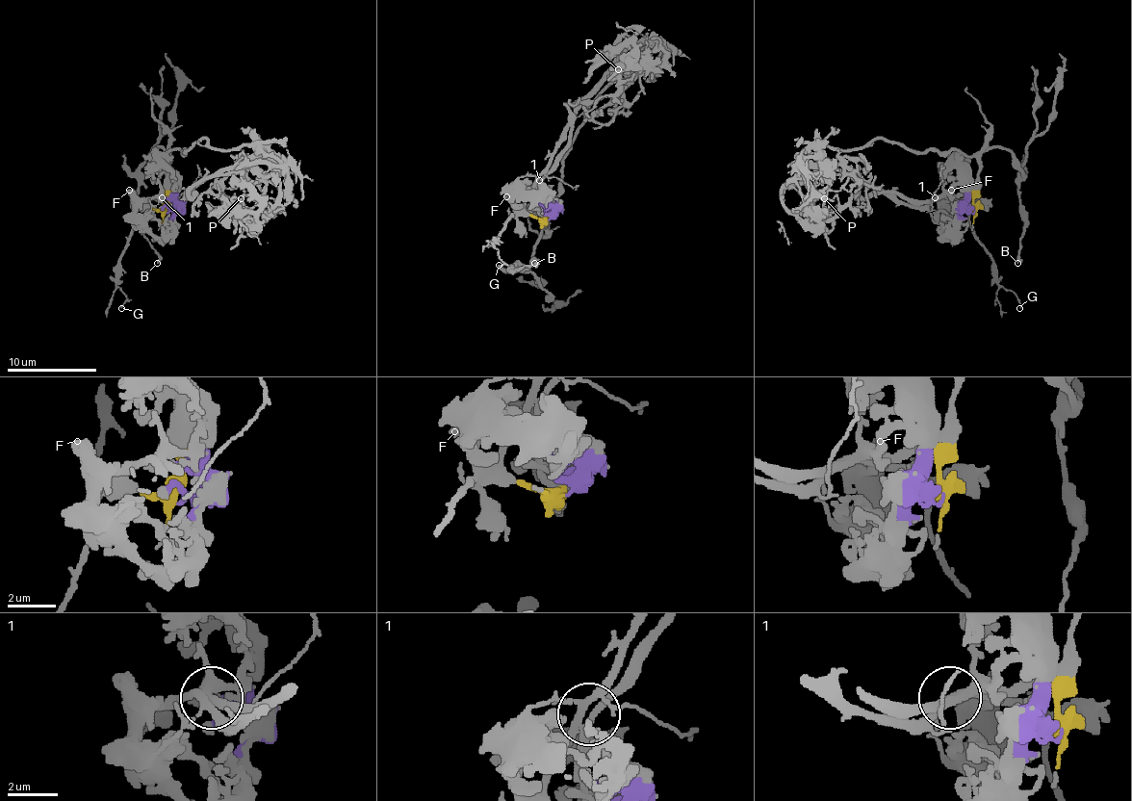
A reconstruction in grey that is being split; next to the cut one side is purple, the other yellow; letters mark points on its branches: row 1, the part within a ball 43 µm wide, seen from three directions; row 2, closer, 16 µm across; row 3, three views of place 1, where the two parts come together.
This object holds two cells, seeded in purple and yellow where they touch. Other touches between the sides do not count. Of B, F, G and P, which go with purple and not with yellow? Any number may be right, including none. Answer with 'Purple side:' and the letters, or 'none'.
Purple side: F, P

